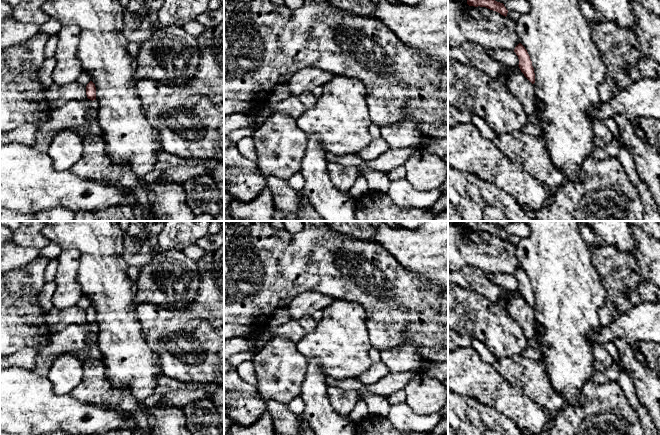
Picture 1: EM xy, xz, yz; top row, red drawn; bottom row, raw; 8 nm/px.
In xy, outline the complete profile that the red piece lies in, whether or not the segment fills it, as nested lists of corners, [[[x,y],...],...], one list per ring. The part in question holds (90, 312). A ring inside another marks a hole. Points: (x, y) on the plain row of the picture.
[[[90,305],[86,310],[86,319],[87,322],[92,325],[92,327],[87,340],[87,344],[82,349],[82,353],[78,357],[83,364],[89,361],[86,350],[92,345],[97,345],[98,341],[99,325],[96,323],[96,311],[92,305]]]

